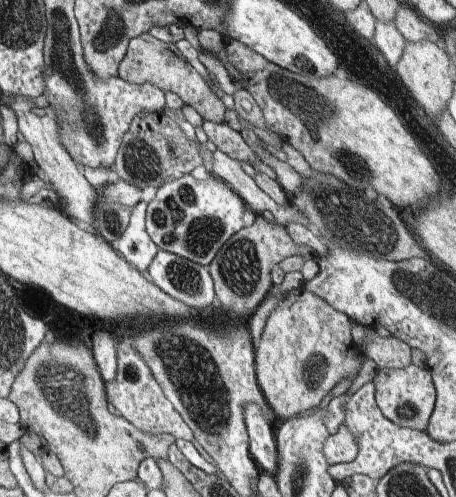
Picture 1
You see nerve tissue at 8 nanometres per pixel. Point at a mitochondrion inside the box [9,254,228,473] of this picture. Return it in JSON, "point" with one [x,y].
{"point":[60,383]}

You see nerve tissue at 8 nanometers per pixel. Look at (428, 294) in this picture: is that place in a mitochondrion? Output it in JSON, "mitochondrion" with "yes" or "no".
{"mitochondrion":"yes"}

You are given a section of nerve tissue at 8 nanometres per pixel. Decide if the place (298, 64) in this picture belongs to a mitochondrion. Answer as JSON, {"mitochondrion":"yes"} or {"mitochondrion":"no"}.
{"mitochondrion":"yes"}

